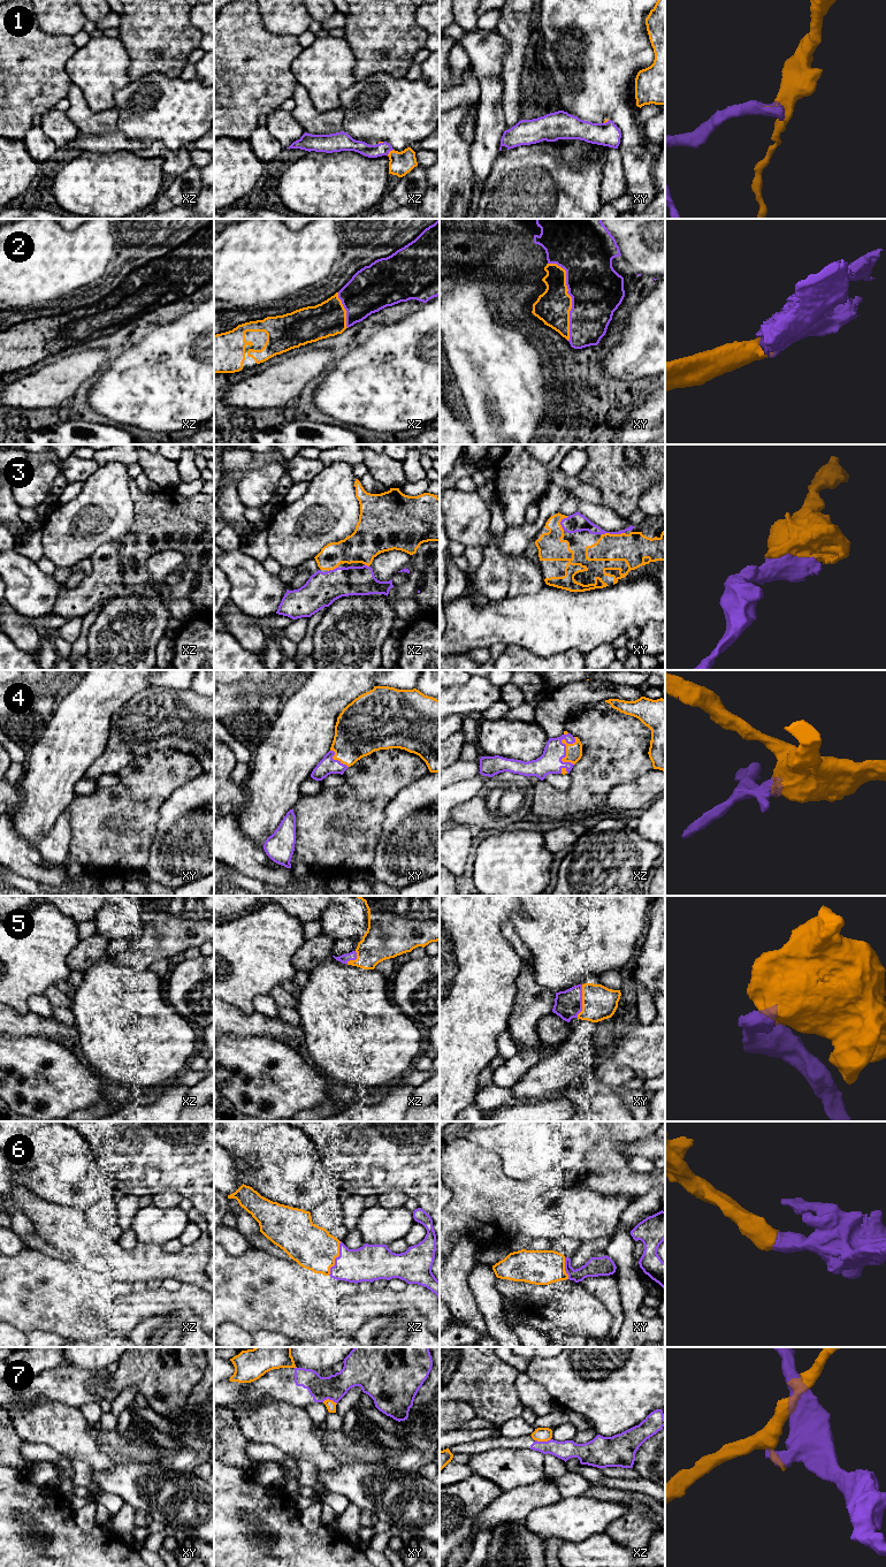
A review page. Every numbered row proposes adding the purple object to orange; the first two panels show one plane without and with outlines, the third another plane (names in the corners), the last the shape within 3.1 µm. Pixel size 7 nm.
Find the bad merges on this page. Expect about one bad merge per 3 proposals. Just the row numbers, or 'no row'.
2, 7

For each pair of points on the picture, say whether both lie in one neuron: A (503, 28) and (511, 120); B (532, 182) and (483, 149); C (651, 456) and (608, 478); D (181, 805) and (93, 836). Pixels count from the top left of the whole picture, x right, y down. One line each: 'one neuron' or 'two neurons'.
A: one neuron
B: two neurons
C: one neuron
D: two neurons

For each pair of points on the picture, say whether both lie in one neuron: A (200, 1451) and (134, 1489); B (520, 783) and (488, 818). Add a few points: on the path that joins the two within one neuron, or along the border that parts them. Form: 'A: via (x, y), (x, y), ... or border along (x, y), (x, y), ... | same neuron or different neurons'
A: border along (167, 1469), (191, 1473) | different neurons
B: via (520, 797), (520, 806), (509, 818), (502, 818) | same neuron

